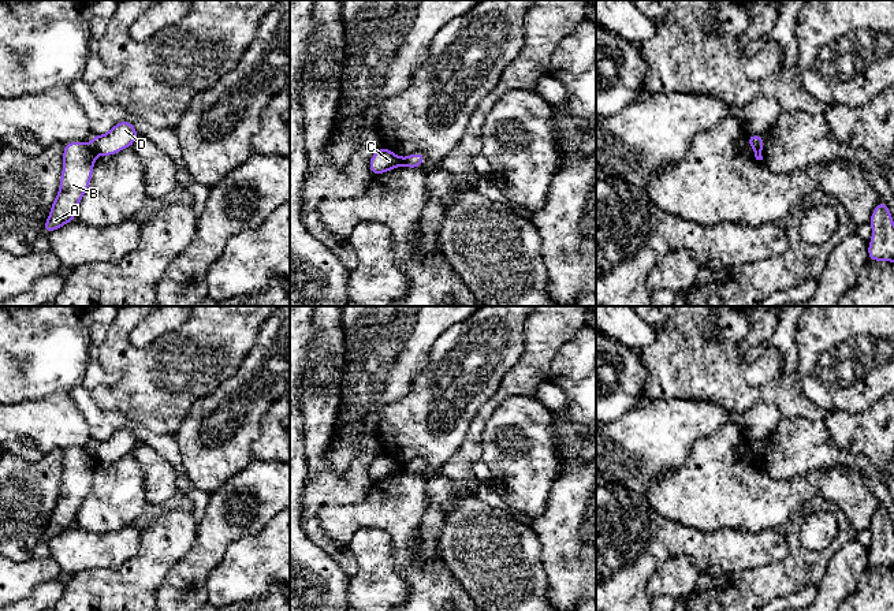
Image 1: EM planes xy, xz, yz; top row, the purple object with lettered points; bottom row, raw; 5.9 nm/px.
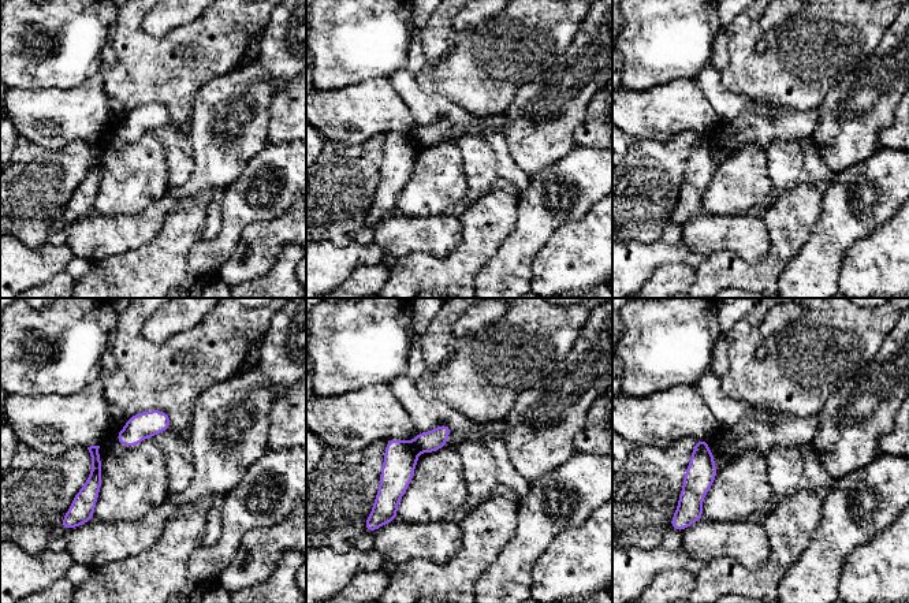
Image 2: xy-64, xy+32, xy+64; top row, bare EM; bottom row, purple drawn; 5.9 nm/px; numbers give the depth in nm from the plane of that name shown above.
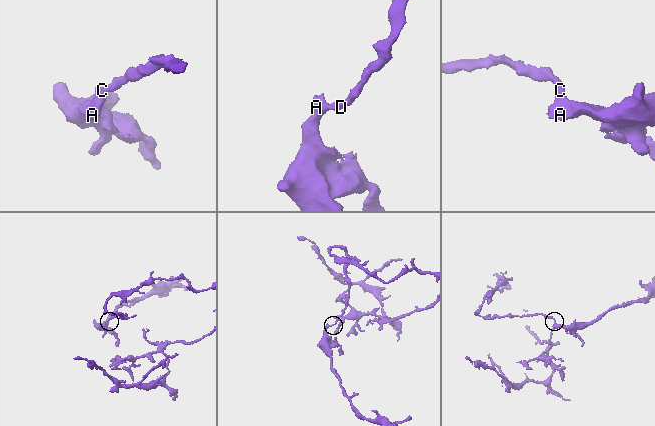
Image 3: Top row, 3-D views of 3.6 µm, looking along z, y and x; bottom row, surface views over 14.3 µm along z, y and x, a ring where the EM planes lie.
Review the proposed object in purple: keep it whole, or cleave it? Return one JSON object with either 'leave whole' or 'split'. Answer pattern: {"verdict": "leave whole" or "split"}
{"verdict": "split"}

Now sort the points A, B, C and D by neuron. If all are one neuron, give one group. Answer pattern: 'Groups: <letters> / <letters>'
Groups: A B C / D

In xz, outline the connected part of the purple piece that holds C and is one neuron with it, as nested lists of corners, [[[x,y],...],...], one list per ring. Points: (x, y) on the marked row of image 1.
[[[381,146],[369,160],[369,171],[380,175],[402,165],[402,157]]]

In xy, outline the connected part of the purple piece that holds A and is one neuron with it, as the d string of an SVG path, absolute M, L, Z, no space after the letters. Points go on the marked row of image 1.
M78 141L64 144L60 187L44 226L45 234L75 220L78 204L92 182L96 160L97 153L92 144Z

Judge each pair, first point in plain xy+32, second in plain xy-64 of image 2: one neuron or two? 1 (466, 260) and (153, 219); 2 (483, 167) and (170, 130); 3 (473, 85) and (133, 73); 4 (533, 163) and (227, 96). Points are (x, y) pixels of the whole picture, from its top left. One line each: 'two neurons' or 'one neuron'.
1: two neurons
2: one neuron
3: one neuron
4: one neuron

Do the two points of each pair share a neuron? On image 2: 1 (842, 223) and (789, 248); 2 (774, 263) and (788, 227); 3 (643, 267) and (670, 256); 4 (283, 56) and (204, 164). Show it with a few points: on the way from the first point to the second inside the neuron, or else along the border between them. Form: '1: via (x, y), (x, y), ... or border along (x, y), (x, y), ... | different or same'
1: border along (822, 211), (815, 229), (788, 265) | different
2: via (779, 255), (788, 235) | same
3: via (649, 260), (654, 256), (663, 256) | same
4: via (253, 84), (215, 112), (208, 134) | same

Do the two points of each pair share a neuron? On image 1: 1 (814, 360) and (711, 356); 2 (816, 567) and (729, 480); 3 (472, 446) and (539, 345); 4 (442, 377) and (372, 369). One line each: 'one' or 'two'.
1: two
2: two
3: one
4: two

